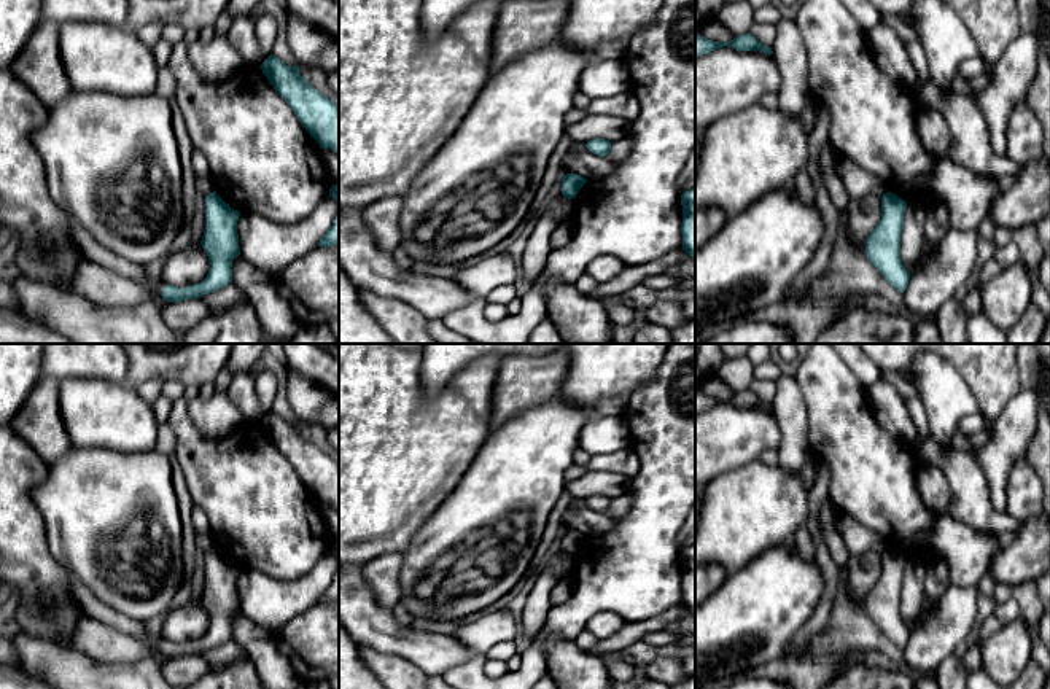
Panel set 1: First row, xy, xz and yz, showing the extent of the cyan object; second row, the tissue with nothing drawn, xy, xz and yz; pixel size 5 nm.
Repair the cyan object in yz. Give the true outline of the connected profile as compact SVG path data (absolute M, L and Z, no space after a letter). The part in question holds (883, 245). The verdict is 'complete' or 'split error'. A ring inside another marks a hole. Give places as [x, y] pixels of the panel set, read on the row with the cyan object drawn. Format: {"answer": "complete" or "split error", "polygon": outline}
{"answer": "complete", "polygon": "M892 193L881 196L881 220L865 240L869 261L881 272L885 280L904 293L910 272L900 261L900 232L907 202Z"}

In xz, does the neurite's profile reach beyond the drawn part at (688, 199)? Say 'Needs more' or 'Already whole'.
Already whole

